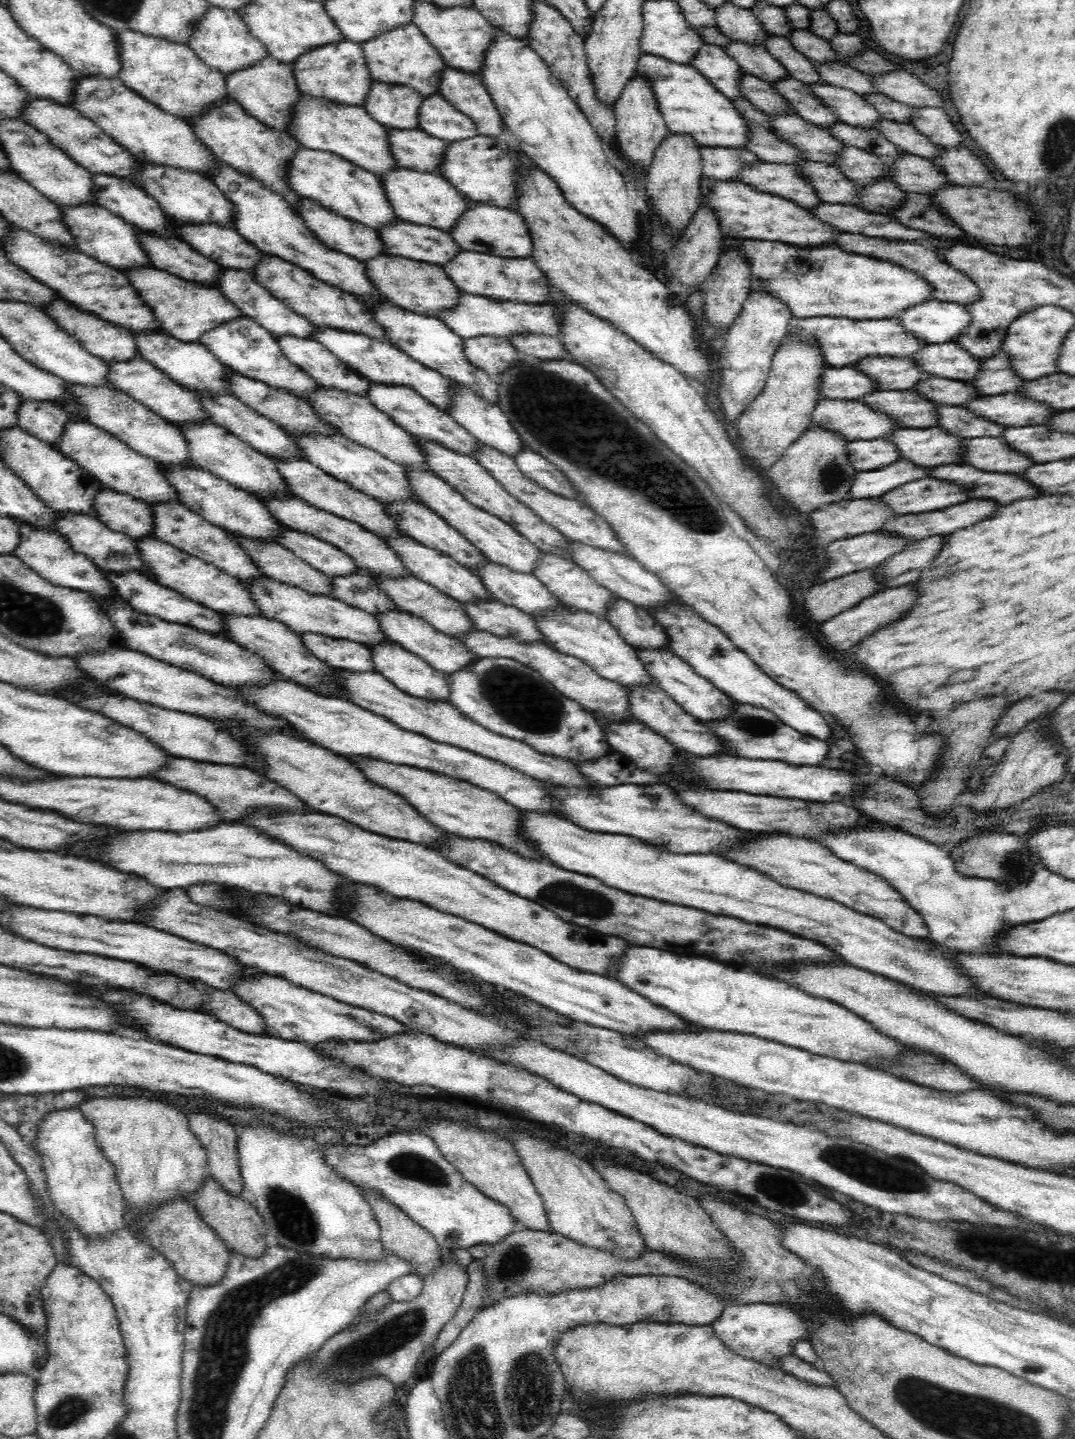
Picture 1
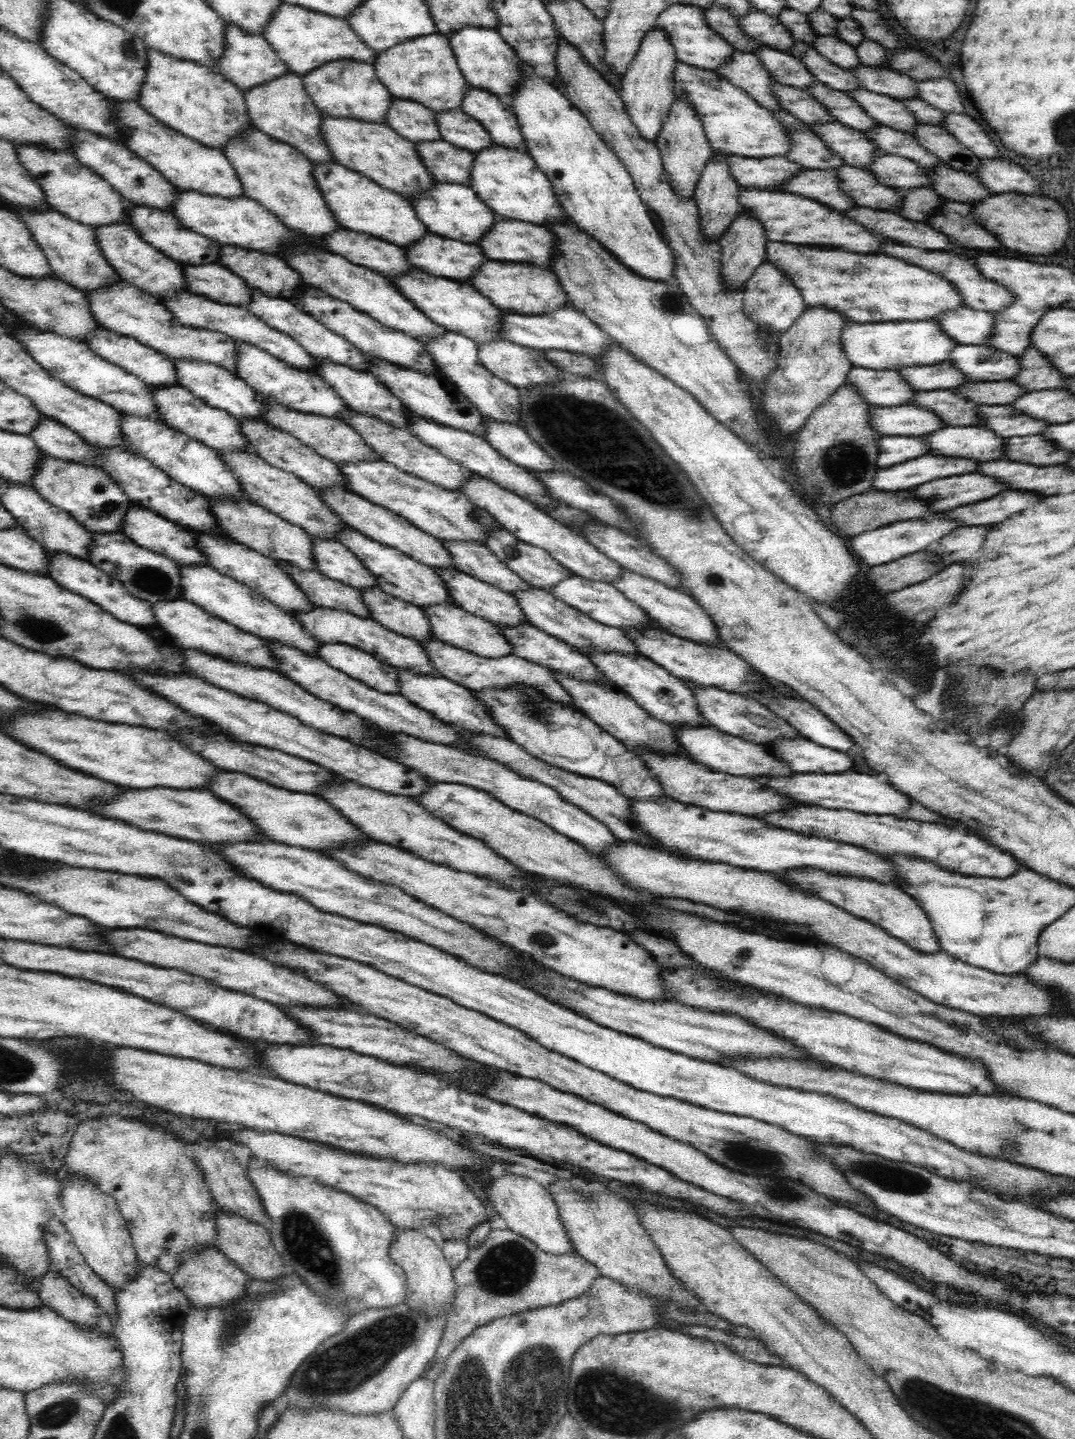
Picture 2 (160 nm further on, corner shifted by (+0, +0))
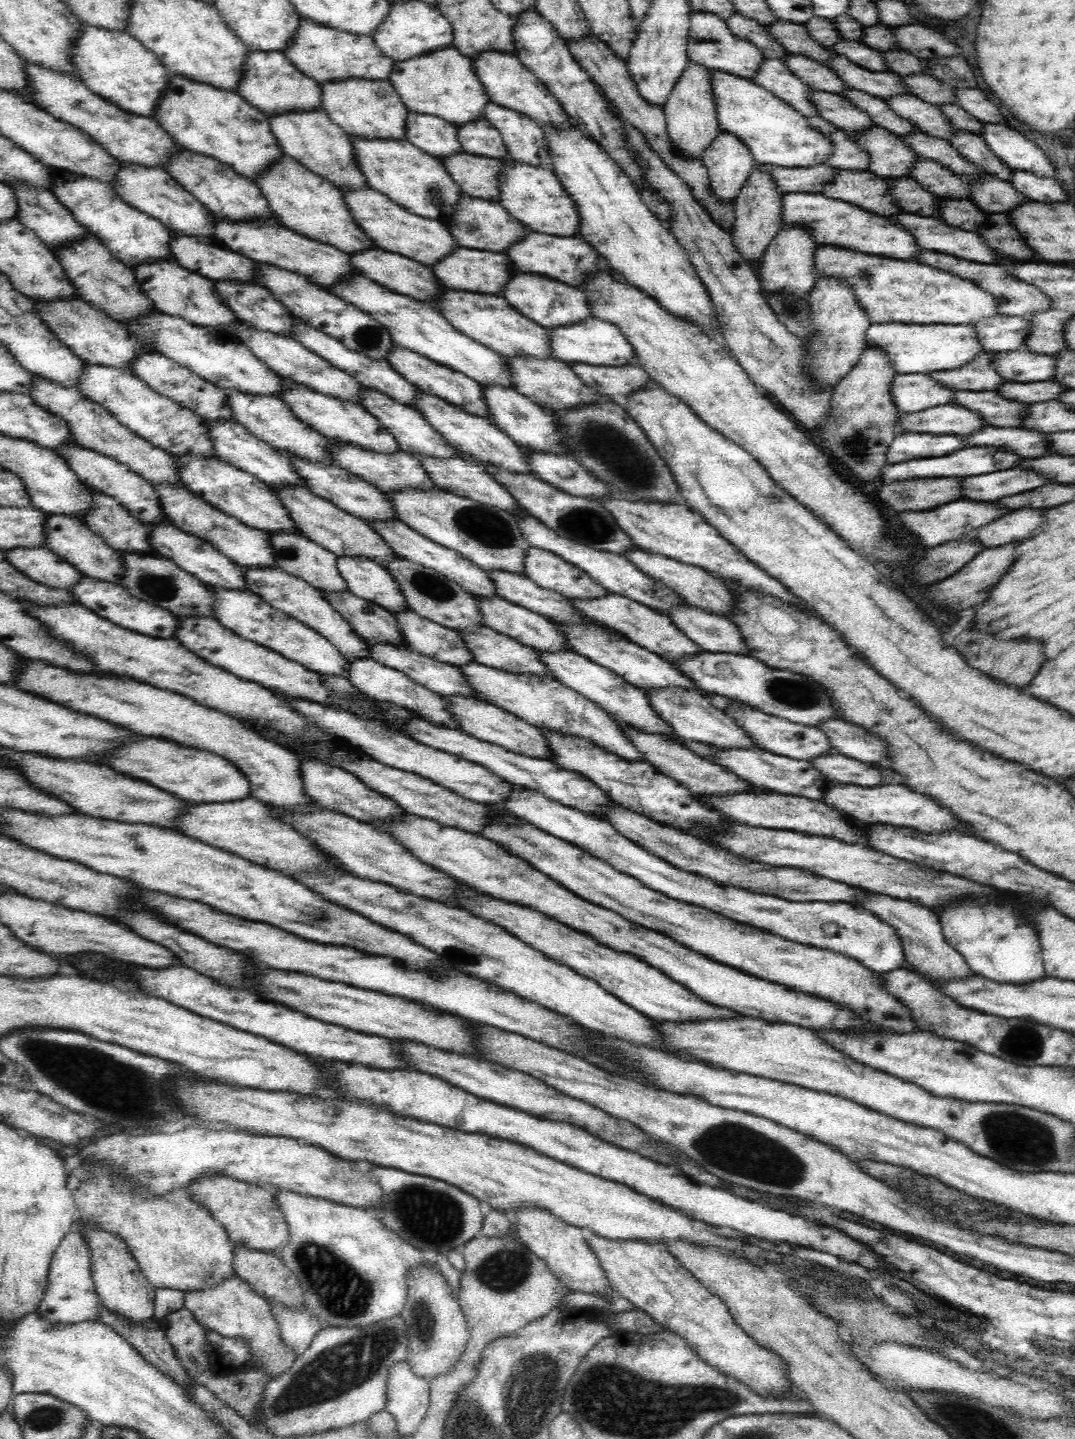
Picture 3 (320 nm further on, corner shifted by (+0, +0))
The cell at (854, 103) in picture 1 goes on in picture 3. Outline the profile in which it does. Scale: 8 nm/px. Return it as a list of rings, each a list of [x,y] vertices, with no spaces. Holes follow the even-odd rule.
[[[910,93],[887,97],[885,101],[896,114],[915,124],[919,132],[948,140],[952,132],[958,131],[937,105],[928,104]]]

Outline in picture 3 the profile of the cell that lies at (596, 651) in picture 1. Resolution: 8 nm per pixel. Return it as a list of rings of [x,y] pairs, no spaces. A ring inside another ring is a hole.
[[[677,686],[666,689],[644,690],[644,692],[655,714],[660,719],[665,720],[684,741],[696,740],[714,745],[718,749],[760,748],[724,710],[710,705],[702,692],[694,692],[692,689],[680,689]]]

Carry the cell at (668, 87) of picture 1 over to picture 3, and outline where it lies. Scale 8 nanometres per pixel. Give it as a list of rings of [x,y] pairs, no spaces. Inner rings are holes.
[[[712,71],[711,88],[719,130],[736,135],[750,149],[757,164],[786,168],[815,167],[823,165],[831,157],[830,141],[807,122],[808,117],[756,84],[752,78]]]

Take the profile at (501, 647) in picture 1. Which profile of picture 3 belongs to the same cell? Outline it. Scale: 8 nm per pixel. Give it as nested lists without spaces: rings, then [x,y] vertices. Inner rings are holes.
[[[624,725],[623,734],[631,740],[634,747],[642,754],[644,760],[653,765],[661,774],[677,780],[684,788],[688,789],[692,796],[714,797],[715,794],[742,793],[746,788],[760,789],[749,784],[747,780],[738,777],[734,773],[727,772],[719,767],[717,763],[711,764],[709,761],[701,760],[689,749],[682,745],[680,741],[674,741],[672,737],[664,736],[664,733],[641,733],[630,725]]]

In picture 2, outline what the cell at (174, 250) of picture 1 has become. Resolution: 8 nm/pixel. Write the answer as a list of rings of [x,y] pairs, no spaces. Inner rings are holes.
[[[222,264],[182,265],[190,292],[222,304],[246,308],[252,300],[252,289],[241,276]]]

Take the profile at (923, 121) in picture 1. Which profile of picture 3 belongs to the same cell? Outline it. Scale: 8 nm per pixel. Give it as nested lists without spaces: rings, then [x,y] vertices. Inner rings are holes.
[[[985,124],[981,137],[991,153],[1012,171],[1024,171],[1038,177],[1057,178],[1057,168],[1041,148],[1017,128],[1003,124]]]

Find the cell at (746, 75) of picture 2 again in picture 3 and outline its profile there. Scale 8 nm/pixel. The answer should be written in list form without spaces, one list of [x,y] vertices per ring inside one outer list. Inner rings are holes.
[[[766,59],[752,79],[756,84],[773,92],[805,117],[820,117],[819,109],[813,105],[811,99],[813,89],[797,76],[792,75],[783,61]]]

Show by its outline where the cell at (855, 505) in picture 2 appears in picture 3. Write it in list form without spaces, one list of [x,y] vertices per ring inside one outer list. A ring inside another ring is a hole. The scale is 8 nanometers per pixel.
[[[902,480],[902,484],[883,484],[876,492],[878,500],[897,512],[929,511],[963,498],[961,480]]]

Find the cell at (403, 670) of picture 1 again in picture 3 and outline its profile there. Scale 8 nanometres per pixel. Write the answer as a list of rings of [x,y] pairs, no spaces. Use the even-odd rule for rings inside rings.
[[[452,696],[444,698],[448,701],[448,710],[459,722],[464,733],[468,733],[478,740],[489,742],[509,749],[510,752],[521,753],[522,756],[537,757],[539,760],[552,762],[552,757],[548,754],[547,743],[544,742],[543,732],[537,726],[528,724],[520,717],[505,711],[501,707],[486,704],[484,700],[477,698]]]

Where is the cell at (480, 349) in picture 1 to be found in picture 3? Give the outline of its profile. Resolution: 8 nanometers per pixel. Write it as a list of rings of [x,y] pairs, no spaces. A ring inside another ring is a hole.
[[[505,357],[505,360],[507,370],[511,372],[511,378],[515,383],[515,390],[533,401],[534,404],[541,405],[546,412],[559,413],[599,400],[599,393],[584,384],[567,362],[556,358],[537,357]]]

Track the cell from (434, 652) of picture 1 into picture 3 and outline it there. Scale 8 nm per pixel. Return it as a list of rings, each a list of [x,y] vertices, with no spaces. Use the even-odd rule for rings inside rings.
[[[475,661],[459,666],[459,671],[465,675],[472,690],[477,691],[484,701],[501,707],[528,724],[539,729],[550,729],[567,737],[581,737],[592,741],[594,745],[605,749],[606,752],[617,753],[626,761],[647,763],[631,740],[623,734],[623,727],[619,726],[604,709],[573,689],[567,688],[552,676],[537,677],[533,674],[508,673],[502,669],[487,668]]]

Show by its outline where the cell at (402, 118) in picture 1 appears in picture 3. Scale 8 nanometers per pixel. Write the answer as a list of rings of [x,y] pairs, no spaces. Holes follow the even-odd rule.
[[[408,112],[406,139],[436,159],[463,153],[457,128],[439,116]]]

